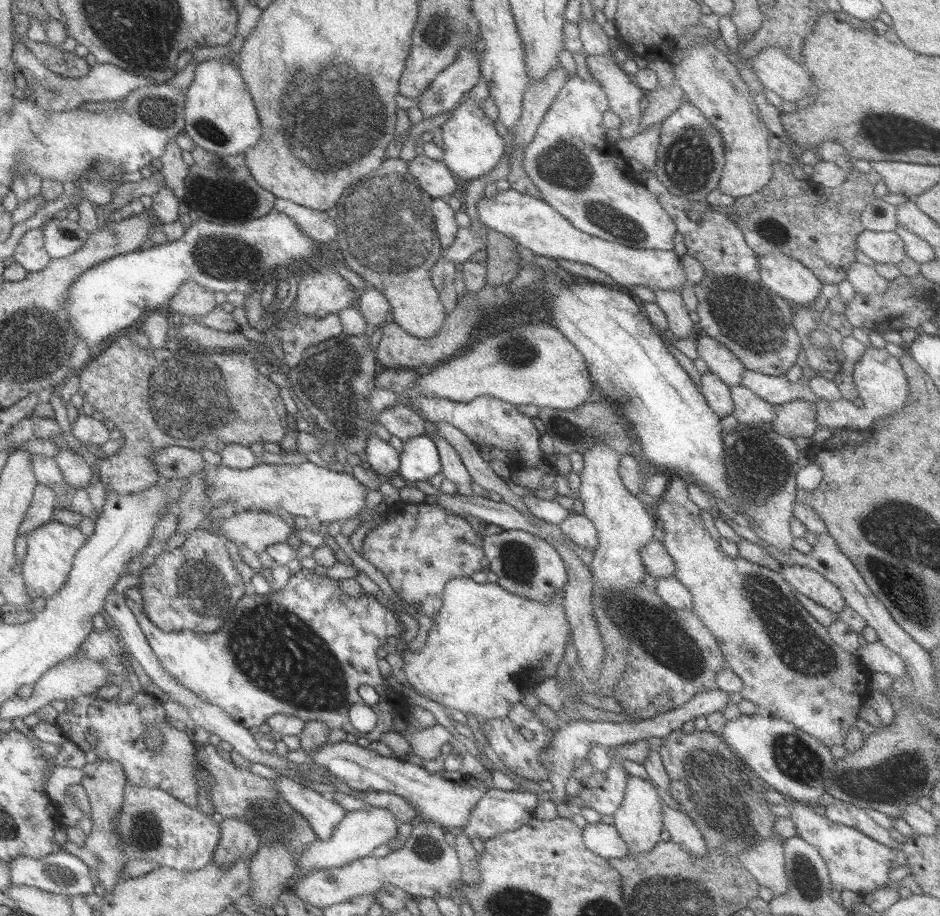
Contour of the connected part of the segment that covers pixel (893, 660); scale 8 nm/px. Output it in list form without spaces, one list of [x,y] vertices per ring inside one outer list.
[[[879,640],[859,645],[856,655],[870,673],[889,674],[894,680],[906,678],[904,661]]]

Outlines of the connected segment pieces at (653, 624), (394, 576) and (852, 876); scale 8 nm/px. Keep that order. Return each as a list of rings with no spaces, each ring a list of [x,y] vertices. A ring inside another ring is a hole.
[[[644,583],[630,591],[615,592],[607,601],[609,619],[617,624],[629,640],[627,667],[625,672],[621,673],[621,679],[617,680],[614,689],[614,699],[626,714],[634,720],[648,720],[687,704],[696,694],[717,690],[715,678],[717,672],[726,666],[725,658],[718,641],[696,613],[670,608],[656,593],[646,589]]]
[[[398,501],[390,506],[384,514],[384,522],[365,534],[361,556],[384,574],[397,596],[406,605],[411,605],[411,611],[415,609],[415,612],[424,614],[428,618],[434,618],[442,606],[443,590],[450,579],[471,577],[474,572],[488,573],[491,571],[489,560],[483,551],[483,538],[486,535],[495,535],[502,531],[503,528],[499,526],[485,525],[485,529],[480,535],[472,529],[464,517],[454,516],[441,506],[428,505],[424,502],[412,504]]]
[[[787,800],[786,804],[791,811],[790,818],[796,825],[797,837],[818,850],[820,857],[824,859],[832,890],[850,890],[865,896],[890,883],[888,876],[891,868],[907,864],[907,857],[900,849],[887,848],[855,828],[836,824],[824,815],[815,813],[810,804],[804,805],[793,800]]]

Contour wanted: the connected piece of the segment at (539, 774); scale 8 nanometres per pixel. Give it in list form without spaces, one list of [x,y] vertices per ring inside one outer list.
[[[522,702],[512,704],[505,718],[488,720],[480,726],[480,730],[490,744],[489,747],[512,773],[534,782],[549,780],[550,771],[544,769],[544,765],[540,762],[540,754],[552,744],[554,731],[546,729],[532,708],[524,707]]]

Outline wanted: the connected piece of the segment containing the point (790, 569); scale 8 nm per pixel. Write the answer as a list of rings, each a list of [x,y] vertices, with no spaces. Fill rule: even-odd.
[[[786,565],[780,573],[796,593],[807,596],[830,612],[842,612],[846,606],[838,588],[819,572],[802,565]]]

